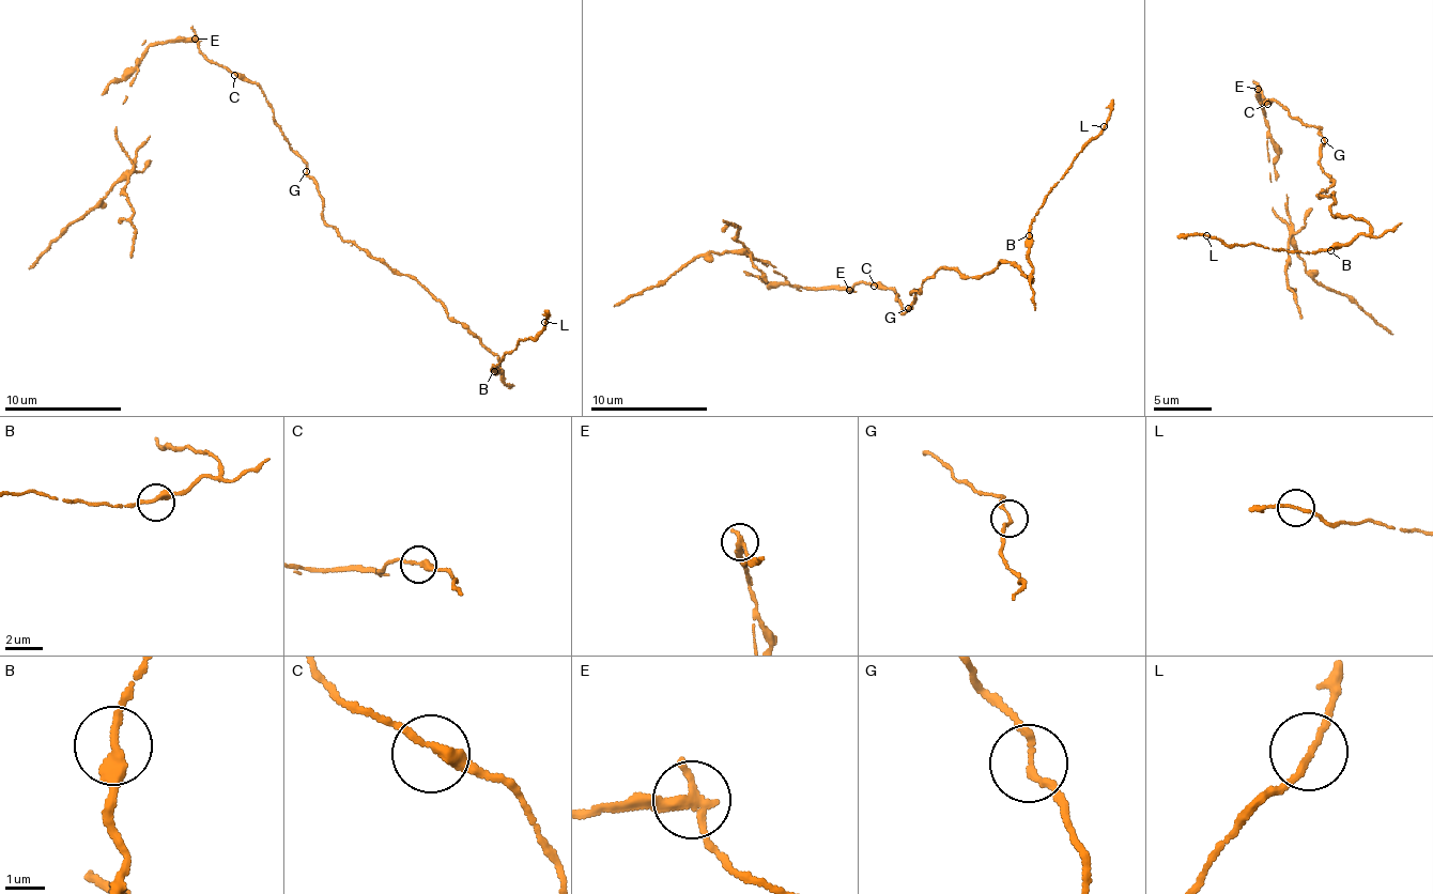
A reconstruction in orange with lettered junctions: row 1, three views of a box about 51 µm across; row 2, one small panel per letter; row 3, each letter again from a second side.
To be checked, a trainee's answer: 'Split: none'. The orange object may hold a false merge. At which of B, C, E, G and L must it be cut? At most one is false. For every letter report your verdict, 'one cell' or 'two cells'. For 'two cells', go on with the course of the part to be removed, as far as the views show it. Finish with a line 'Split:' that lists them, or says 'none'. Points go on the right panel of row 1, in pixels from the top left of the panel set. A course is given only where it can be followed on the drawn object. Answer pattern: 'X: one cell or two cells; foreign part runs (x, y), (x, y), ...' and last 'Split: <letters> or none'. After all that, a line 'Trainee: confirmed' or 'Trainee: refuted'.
B: one cell
C: one cell
E: two cells
G: one cell
L: one cell
Split: E
Trainee: refuted

